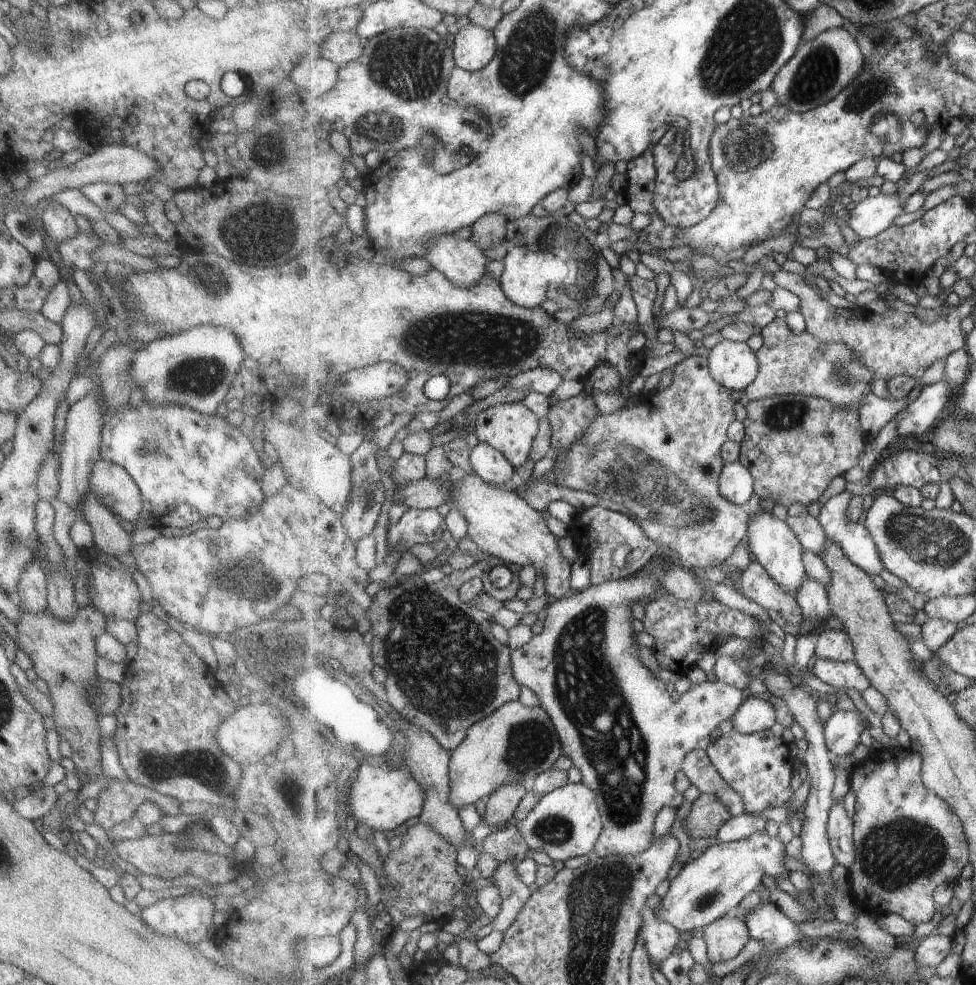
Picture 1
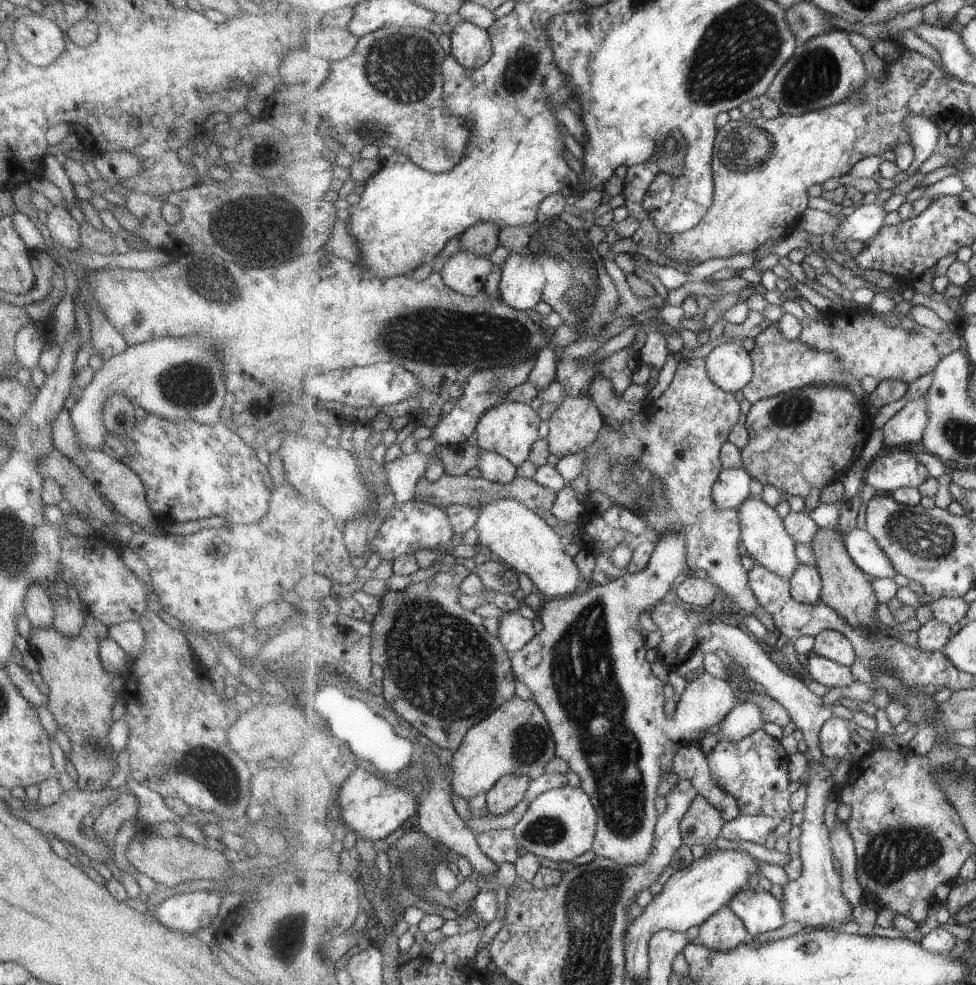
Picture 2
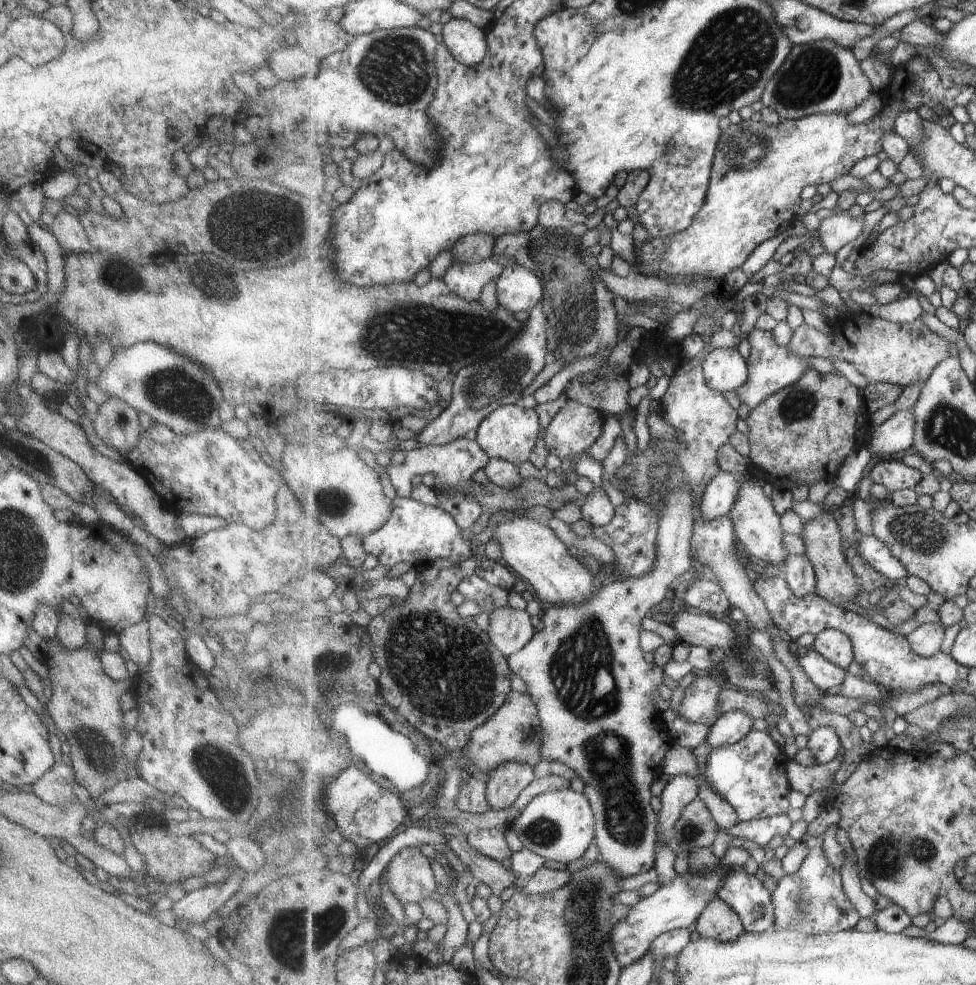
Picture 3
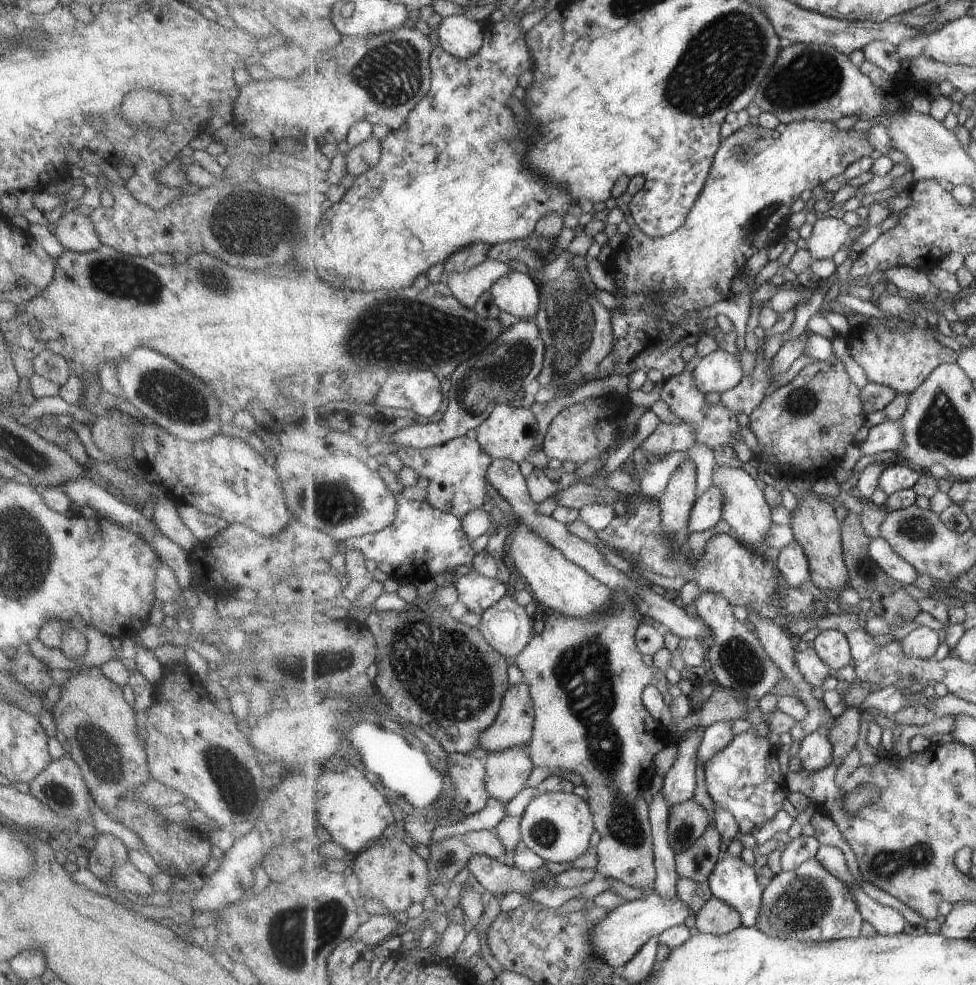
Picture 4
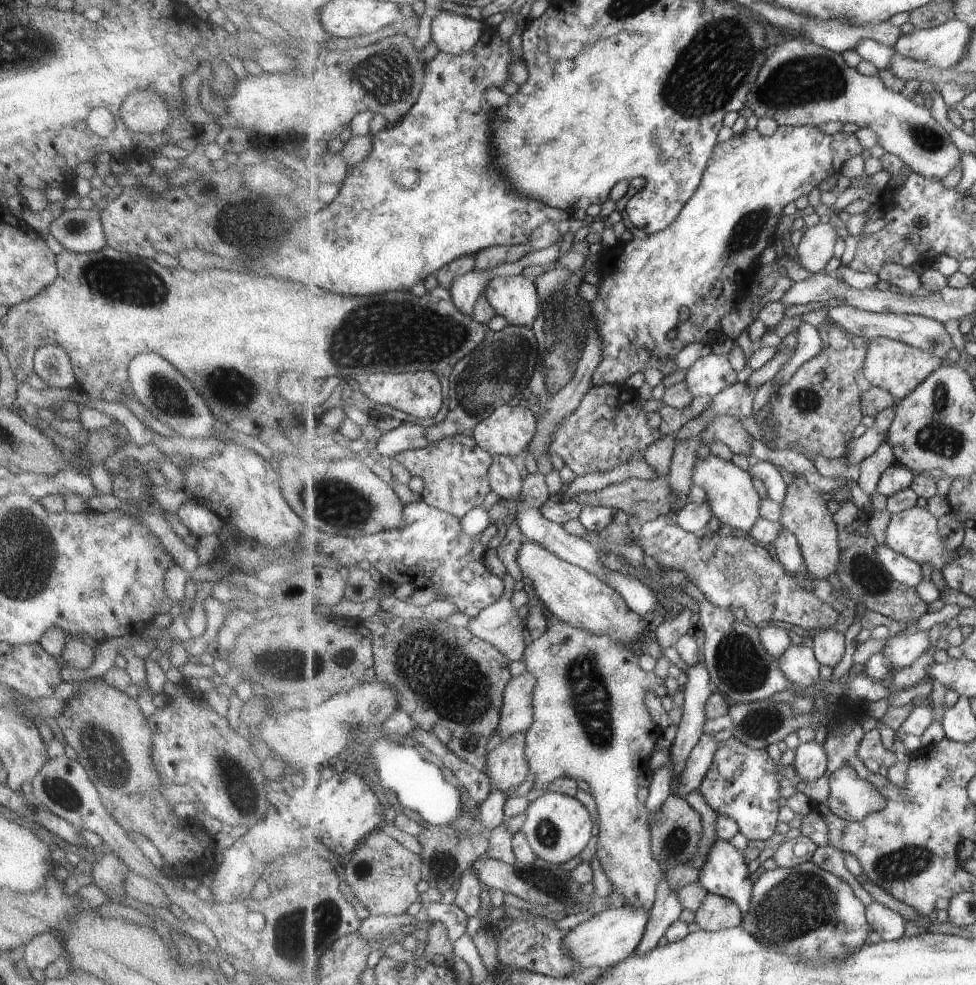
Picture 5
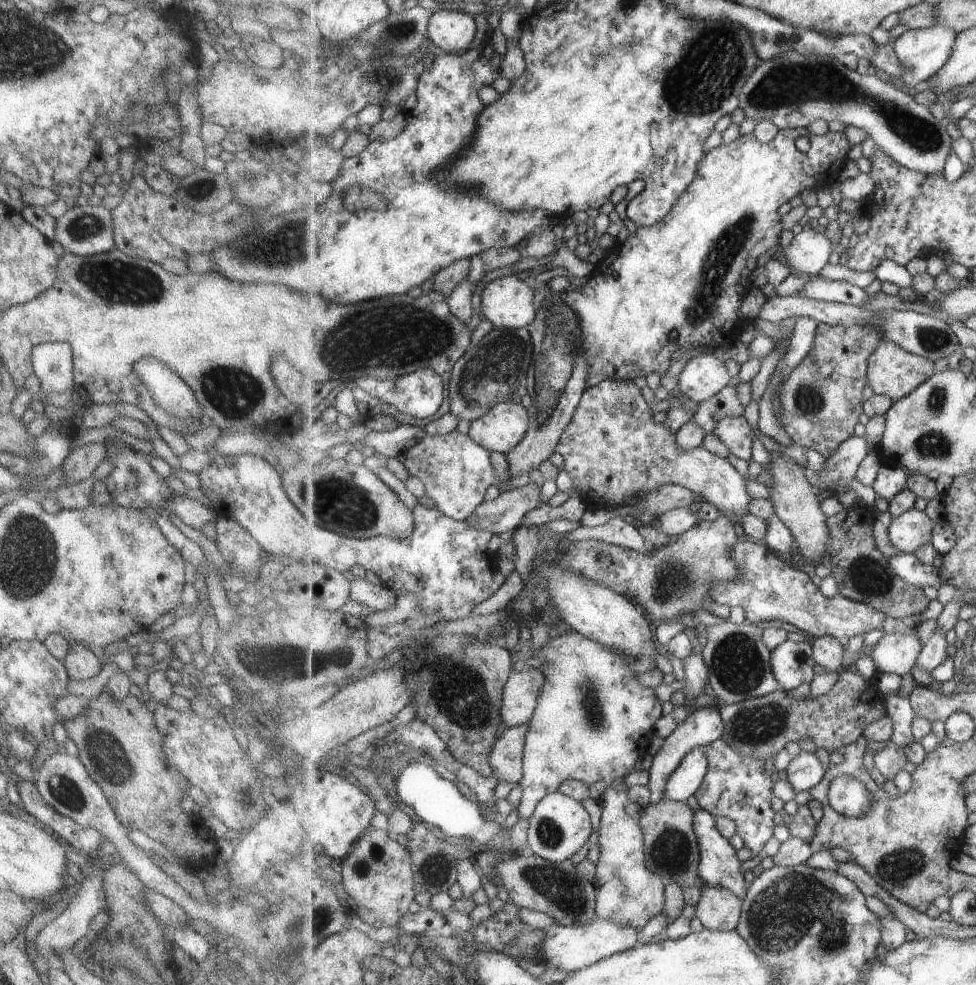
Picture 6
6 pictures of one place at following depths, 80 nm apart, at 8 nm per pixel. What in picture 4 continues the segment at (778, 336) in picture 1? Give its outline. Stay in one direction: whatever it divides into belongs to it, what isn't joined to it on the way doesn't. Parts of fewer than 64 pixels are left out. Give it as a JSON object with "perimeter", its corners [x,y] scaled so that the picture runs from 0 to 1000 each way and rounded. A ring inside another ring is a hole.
{"perimeter":[[[780,331],[774,333],[773,340],[778,345],[778,351],[774,355],[774,373],[772,377],[761,384],[761,387],[757,392],[739,400],[739,407],[741,412],[745,410],[745,414],[762,419],[768,422],[778,412],[781,411],[781,407],[784,406],[784,399],[789,390],[795,386],[797,382],[804,378],[792,378],[794,372],[794,361],[792,363],[784,363],[780,357],[782,357],[782,351],[785,350],[786,344],[783,345],[784,335]]]}

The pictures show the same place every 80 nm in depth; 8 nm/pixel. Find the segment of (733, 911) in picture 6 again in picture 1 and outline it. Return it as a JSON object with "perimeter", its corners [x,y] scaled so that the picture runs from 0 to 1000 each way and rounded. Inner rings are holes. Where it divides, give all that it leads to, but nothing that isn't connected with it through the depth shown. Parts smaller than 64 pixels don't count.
{"perimeter":[[[746,928],[725,938],[719,949],[724,960],[724,972],[732,982],[736,977],[755,973],[767,952],[770,952],[765,937]]]}

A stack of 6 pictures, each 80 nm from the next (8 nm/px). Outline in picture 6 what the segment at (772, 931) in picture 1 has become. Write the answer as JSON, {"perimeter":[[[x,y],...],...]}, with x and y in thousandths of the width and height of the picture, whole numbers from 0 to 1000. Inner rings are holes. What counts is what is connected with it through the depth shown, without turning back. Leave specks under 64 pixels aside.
{"perimeter":[[[718,819],[711,822],[711,846],[717,859],[717,888],[721,901],[741,901],[753,905],[760,914],[765,906],[765,895],[759,885],[759,874],[755,871],[755,863],[749,859],[749,855],[741,849],[734,838],[732,829],[724,821]]]}

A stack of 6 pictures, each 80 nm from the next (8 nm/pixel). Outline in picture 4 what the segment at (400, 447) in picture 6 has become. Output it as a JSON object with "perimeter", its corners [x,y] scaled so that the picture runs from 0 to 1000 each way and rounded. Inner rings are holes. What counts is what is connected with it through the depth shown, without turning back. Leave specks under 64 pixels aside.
{"perimeter":[[[546,321],[546,325],[530,325],[527,330],[515,335],[514,340],[501,353],[487,359],[466,376],[462,382],[463,394],[459,401],[461,412],[449,429],[425,429],[409,438],[403,437],[402,448],[411,454],[430,457],[454,452],[460,447],[476,443],[481,437],[488,438],[503,423],[509,412],[533,412],[540,392],[549,386],[556,374],[559,355],[549,321]]]}

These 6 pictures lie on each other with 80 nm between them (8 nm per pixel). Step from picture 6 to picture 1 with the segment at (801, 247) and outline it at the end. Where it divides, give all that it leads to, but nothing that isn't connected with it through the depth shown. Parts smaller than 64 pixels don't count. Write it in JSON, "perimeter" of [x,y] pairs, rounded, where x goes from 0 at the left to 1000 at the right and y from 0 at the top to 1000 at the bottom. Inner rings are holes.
{"perimeter":[[[917,196],[888,200],[869,216],[869,227],[881,243],[894,242],[915,227],[915,223],[927,213],[927,204]]]}

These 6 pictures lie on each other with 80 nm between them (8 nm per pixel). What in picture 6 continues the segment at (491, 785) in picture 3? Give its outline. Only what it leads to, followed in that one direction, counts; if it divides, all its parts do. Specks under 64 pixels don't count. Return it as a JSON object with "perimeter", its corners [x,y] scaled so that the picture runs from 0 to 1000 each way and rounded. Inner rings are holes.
{"perimeter":[[[543,734],[515,738],[502,765],[506,786],[512,792],[533,794],[537,787],[537,757]]]}

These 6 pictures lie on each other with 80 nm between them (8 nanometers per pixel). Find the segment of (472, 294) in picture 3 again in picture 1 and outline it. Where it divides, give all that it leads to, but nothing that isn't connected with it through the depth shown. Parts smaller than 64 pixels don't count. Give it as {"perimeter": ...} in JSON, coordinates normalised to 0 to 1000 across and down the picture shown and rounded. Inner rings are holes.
{"perimeter":[[[464,239],[443,245],[435,262],[444,272],[453,275],[461,285],[475,293],[493,286],[502,266],[483,243],[468,244]]]}

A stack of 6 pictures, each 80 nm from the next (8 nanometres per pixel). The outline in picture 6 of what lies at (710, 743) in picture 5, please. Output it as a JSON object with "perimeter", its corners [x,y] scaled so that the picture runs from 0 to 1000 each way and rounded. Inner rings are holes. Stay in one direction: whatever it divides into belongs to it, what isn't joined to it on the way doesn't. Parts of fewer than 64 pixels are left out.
{"perimeter":[[[714,758],[685,787],[682,797],[679,799],[680,810],[704,815],[718,798],[725,778],[724,766],[719,763],[718,758]]]}

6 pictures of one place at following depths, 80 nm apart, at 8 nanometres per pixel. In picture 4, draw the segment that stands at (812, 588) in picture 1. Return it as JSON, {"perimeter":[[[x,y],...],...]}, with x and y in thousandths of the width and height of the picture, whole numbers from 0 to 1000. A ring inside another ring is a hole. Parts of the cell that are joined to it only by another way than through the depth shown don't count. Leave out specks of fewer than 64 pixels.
{"perimeter":[[[818,549],[804,554],[793,568],[801,590],[808,596],[819,599],[825,591],[832,590],[829,569]]]}

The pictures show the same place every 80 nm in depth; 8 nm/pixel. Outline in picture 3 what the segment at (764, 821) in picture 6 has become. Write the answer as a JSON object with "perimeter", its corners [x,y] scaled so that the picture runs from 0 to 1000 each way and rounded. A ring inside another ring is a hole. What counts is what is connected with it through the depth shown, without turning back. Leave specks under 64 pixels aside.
{"perimeter":[[[770,741],[754,755],[731,760],[724,771],[722,789],[728,800],[755,822],[757,834],[806,826],[811,819],[808,808],[813,802],[806,785],[809,771],[786,743]]]}

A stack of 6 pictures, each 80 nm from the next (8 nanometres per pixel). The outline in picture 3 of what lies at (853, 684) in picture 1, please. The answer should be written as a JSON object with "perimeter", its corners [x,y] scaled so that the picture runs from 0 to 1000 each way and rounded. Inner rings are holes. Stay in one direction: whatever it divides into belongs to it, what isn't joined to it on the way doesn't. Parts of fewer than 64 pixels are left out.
{"perimeter":[[[833,657],[818,670],[823,681],[841,703],[847,703],[847,699],[853,698],[853,696],[862,696],[866,690],[866,684],[870,683],[866,678],[849,672]]]}

